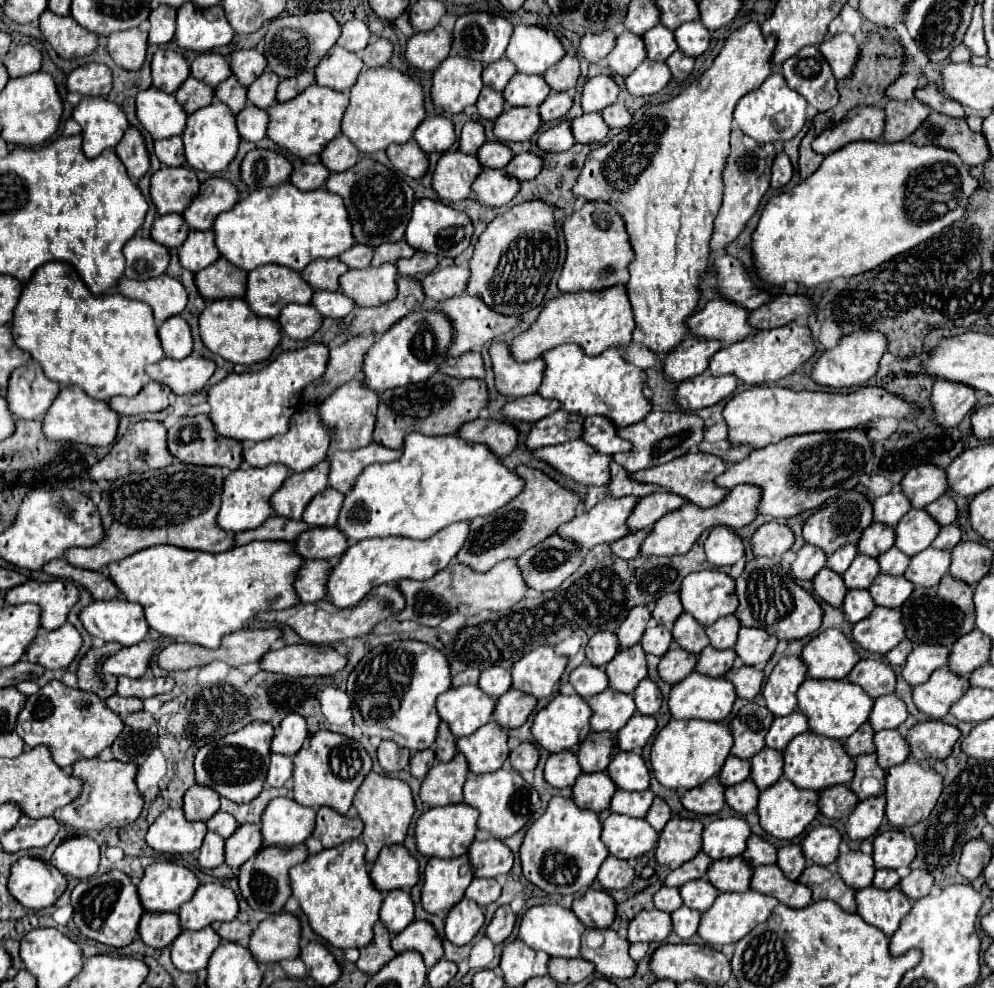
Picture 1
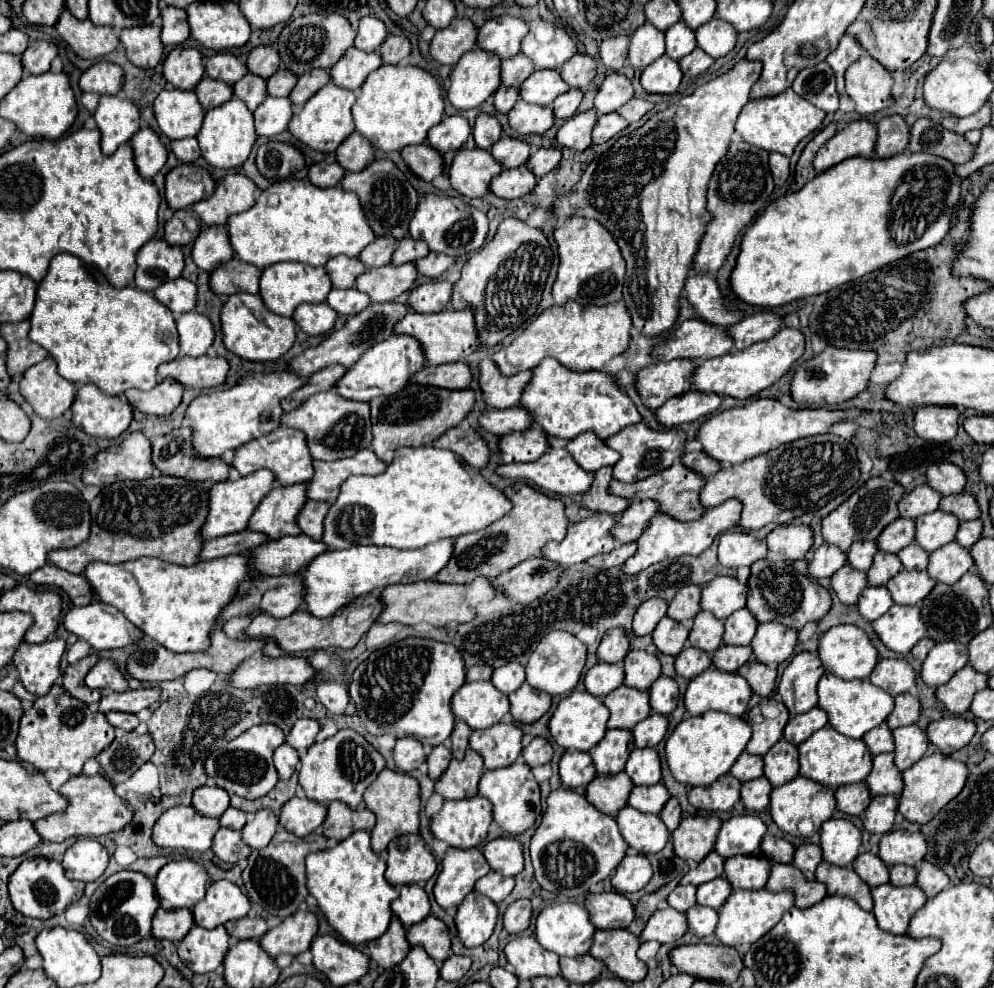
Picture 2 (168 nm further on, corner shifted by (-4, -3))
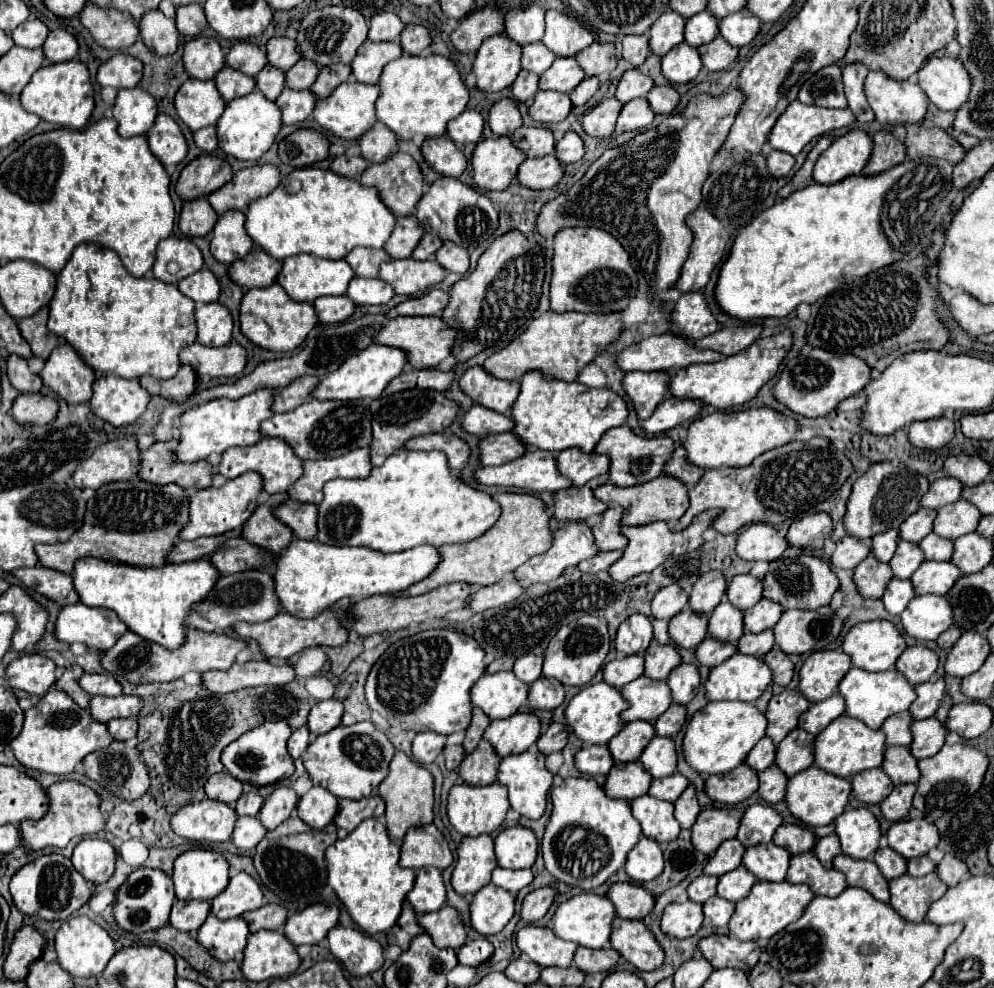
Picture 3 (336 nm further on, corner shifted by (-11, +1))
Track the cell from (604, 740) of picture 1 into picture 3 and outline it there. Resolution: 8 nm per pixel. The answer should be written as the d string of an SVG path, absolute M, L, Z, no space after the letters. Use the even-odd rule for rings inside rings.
M636 721L636 723L626 723L616 737L608 743L608 749L614 757L616 763L630 763L640 757L648 741L654 737L654 727L652 723L646 721Z

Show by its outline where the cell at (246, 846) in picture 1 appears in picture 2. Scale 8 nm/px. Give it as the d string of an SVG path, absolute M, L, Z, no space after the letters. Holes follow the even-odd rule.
M259 809L253 819L249 819L243 827L243 841L251 847L251 849L263 849L265 845L269 845L271 837L277 831L277 823L279 817L273 813L273 809Z

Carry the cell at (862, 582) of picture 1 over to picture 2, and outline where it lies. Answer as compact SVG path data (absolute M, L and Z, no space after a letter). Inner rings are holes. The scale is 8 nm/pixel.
M879 551L879 553L875 555L875 561L873 561L871 569L867 571L869 583L871 583L871 585L887 585L887 581L889 581L891 577L895 577L901 569L903 569L903 565L901 565L901 561L899 561L897 555Z

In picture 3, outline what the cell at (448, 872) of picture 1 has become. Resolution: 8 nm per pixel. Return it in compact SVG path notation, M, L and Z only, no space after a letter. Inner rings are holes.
M490 835L464 837L456 853L458 861L452 871L452 887L462 897L474 895L490 883L490 875L498 867L494 857L494 841Z

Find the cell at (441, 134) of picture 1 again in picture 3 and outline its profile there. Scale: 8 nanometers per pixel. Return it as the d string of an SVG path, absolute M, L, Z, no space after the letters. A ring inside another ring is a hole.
M466 109L464 113L460 113L460 117L448 123L446 135L456 145L466 145L466 143L476 143L482 135L482 129L484 129L484 117L474 109Z

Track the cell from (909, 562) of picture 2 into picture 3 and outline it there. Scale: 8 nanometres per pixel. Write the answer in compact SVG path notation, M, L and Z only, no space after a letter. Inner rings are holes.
M936 533L926 535L918 545L924 551L926 559L930 559L930 561L948 561L952 555L952 541L942 539Z

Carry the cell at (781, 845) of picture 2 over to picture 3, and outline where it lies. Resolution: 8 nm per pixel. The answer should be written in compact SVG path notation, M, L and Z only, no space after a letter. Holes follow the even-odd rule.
M782 825L776 833L774 833L774 843L778 847L788 849L790 855L798 855L798 853L808 853L814 847L814 833L808 831L806 827L800 825Z

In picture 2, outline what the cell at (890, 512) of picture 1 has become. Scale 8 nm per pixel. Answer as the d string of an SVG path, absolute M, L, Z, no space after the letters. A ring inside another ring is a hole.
M919 485L901 499L899 513L901 513L901 517L913 517L913 519L919 515L925 515L925 513L933 513L939 509L941 497L943 495L933 491L933 487Z

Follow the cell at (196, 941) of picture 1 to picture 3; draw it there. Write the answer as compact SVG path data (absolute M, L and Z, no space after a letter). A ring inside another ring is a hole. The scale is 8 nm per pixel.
M208 917L204 925L196 931L196 941L208 951L208 955L216 961L234 961L238 953L246 947L248 925L242 917L220 921L216 917Z

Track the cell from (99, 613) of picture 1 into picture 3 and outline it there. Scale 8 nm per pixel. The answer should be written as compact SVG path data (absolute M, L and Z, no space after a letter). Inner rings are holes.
M84 603L62 607L56 621L56 639L64 643L84 643L108 651L128 631L124 621L110 609L94 609Z

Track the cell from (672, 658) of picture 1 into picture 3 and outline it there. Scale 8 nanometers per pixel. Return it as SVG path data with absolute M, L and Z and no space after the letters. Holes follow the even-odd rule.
M706 637L696 647L698 665L706 665L706 667L716 667L722 661L726 661L728 657L732 657L734 653L736 653L736 645L734 643L722 643L722 641L716 641L712 637Z

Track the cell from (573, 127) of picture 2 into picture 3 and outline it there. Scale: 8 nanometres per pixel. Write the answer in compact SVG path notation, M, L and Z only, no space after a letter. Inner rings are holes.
M604 99L600 105L584 113L582 117L582 129L592 137L610 137L614 133L616 117L622 109L622 103L612 99Z

